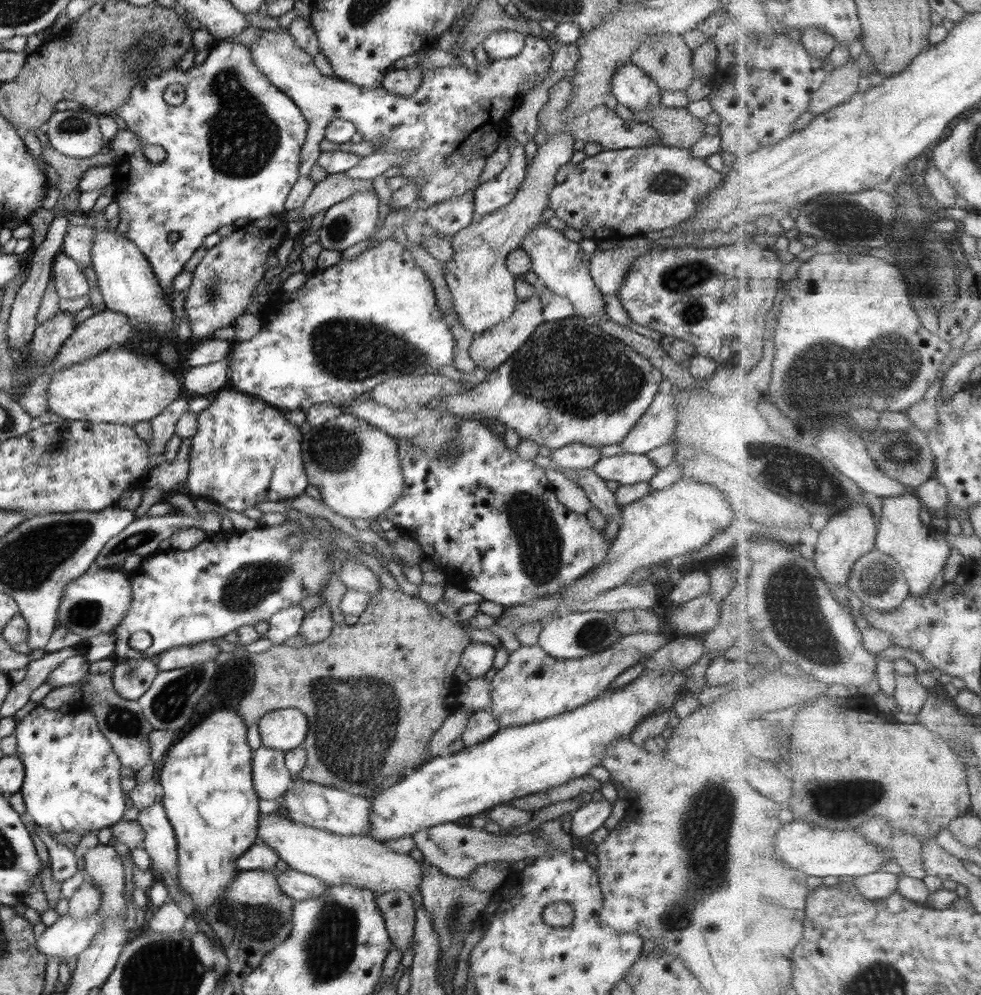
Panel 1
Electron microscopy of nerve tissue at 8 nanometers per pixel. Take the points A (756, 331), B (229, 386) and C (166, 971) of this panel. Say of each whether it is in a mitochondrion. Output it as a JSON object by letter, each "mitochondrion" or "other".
{"A":"other","B":"other","C":"mitochondrion"}

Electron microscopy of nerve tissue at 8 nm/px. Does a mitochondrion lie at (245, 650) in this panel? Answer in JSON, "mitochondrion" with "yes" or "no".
{"mitochondrion":"no"}

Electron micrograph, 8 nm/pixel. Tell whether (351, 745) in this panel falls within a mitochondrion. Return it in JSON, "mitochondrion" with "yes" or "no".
{"mitochondrion":"yes"}

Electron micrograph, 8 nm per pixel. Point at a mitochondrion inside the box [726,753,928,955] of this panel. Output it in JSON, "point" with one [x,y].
{"point":[850,799]}

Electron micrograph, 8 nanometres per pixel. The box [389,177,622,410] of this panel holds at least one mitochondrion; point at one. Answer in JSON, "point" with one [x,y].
{"point":[521,372]}

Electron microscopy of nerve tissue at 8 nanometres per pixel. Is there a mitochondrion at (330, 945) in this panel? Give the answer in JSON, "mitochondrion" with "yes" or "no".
{"mitochondrion":"yes"}

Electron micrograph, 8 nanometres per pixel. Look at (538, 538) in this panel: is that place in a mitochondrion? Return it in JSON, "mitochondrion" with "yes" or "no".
{"mitochondrion":"yes"}

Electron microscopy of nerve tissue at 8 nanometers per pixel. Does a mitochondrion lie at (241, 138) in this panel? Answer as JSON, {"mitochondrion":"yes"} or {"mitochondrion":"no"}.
{"mitochondrion":"yes"}

